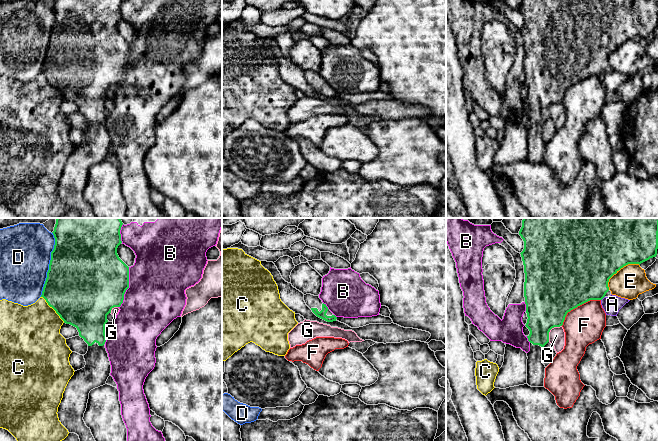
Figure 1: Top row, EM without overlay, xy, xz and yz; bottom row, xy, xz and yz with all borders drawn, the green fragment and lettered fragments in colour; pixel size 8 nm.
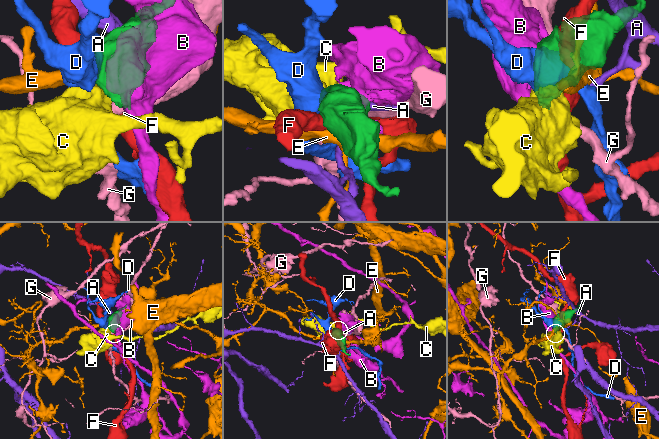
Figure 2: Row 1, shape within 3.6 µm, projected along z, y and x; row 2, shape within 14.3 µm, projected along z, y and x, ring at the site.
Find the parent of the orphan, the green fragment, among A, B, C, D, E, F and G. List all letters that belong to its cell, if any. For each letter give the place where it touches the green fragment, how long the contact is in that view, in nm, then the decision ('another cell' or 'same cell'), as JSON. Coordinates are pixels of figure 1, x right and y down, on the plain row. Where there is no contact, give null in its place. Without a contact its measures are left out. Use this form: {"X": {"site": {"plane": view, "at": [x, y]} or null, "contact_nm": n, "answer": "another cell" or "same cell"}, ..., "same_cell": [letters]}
{"A": {"site": {"plane": "yz", "at": [603, 73]}, "contact_nm": 50, "answer": "another cell"}, "B": {"site": {"plane": "xy", "at": [128, 63]}, "contact_nm": 340, "answer": "another cell"}, "C": {"site": {"plane": "xy", "at": [53, 84]}, "contact_nm": 280, "answer": "another cell"}, "D": {"site": {"plane": "xy", "at": [49, 40]}, "contact_nm": 550, "answer": "another cell"}, "E": {"site": {"plane": "yz", "at": [619, 45]}, "contact_nm": 320, "answer": "another cell"}, "F": {"site": {"plane": "yz", "at": [577, 82]}, "contact_nm": 380, "answer": "another cell"}, "G": {"site": {"plane": "yz", "at": [550, 105]}, "contact_nm": 170, "answer": "another cell"}, "same_cell": []}

